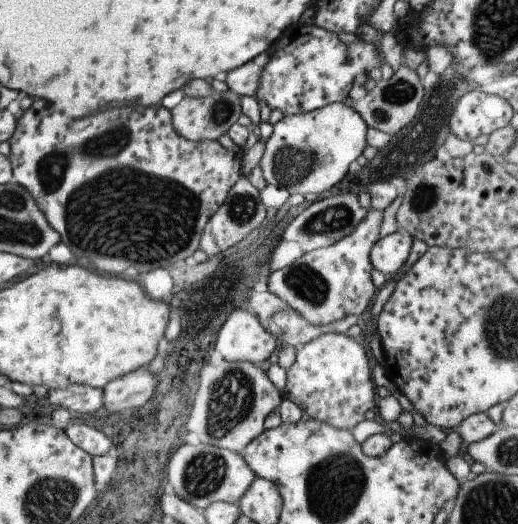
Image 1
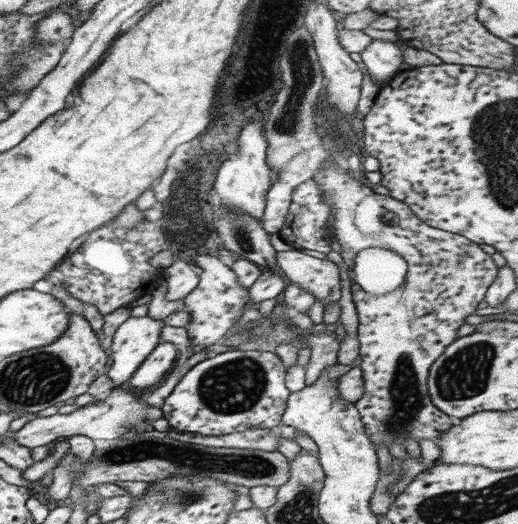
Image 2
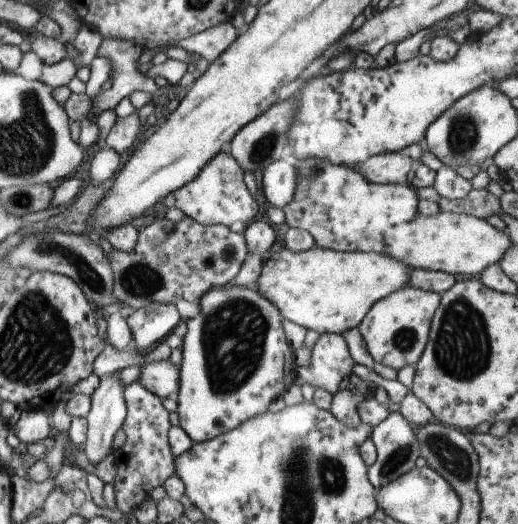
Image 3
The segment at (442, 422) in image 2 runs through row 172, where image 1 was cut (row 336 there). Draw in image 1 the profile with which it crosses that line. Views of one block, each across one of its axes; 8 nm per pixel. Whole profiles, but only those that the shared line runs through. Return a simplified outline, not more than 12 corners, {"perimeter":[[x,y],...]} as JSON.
{"perimeter":[[361,340],[298,347],[283,398],[351,431],[376,404]]}

